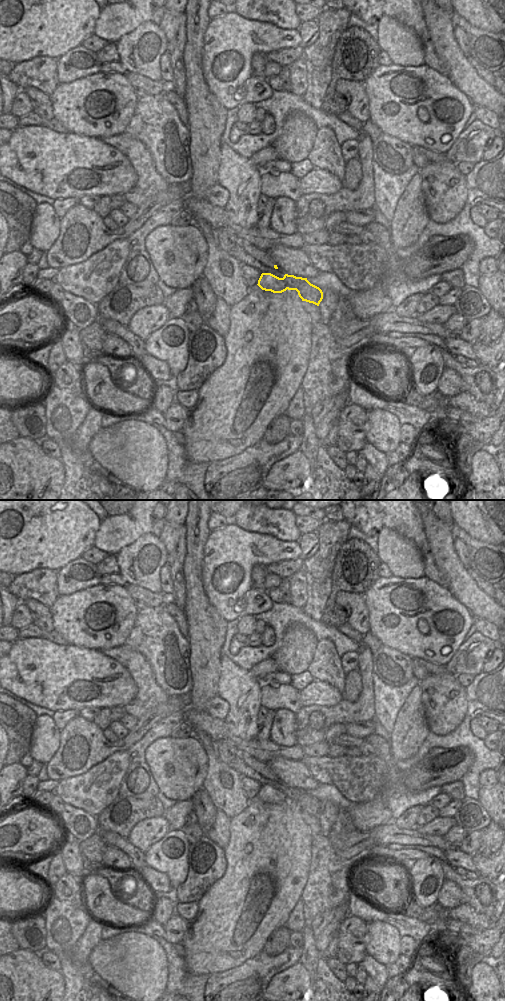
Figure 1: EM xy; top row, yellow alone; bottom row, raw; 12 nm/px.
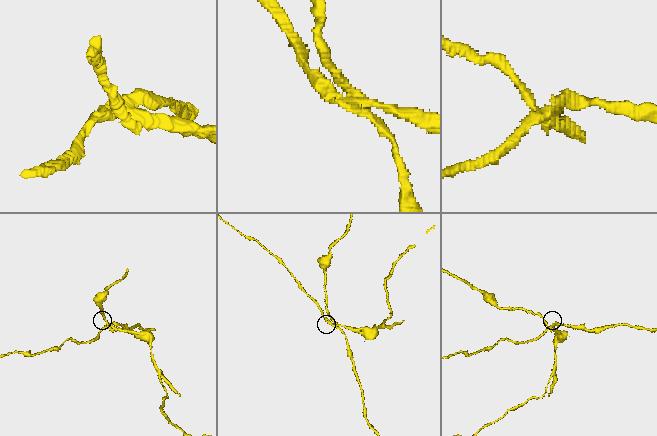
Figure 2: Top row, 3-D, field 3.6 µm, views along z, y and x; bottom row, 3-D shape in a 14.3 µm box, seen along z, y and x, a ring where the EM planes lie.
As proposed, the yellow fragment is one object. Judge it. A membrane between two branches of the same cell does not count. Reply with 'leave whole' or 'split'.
split

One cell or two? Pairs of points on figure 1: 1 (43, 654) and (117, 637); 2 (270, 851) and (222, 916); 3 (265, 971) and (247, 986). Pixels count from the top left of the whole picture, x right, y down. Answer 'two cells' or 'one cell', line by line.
1: two cells
2: one cell
3: one cell

